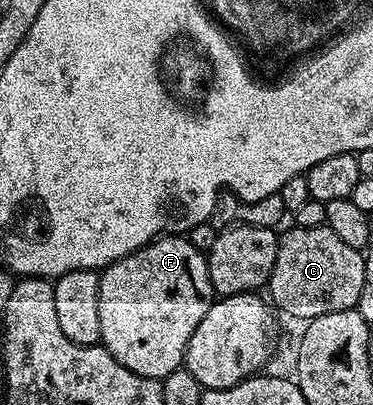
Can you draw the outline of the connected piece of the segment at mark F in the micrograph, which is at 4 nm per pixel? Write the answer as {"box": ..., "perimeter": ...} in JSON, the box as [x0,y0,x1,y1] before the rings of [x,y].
{"box":[99,236,215,380],"perimeter":[[[162,236],[104,267],[99,277],[100,345],[111,352],[123,368],[131,368],[131,372],[139,376],[163,380],[171,372],[182,369],[191,332],[199,328],[199,320],[207,316],[207,308],[215,301],[206,255],[196,250],[188,237]]]}

